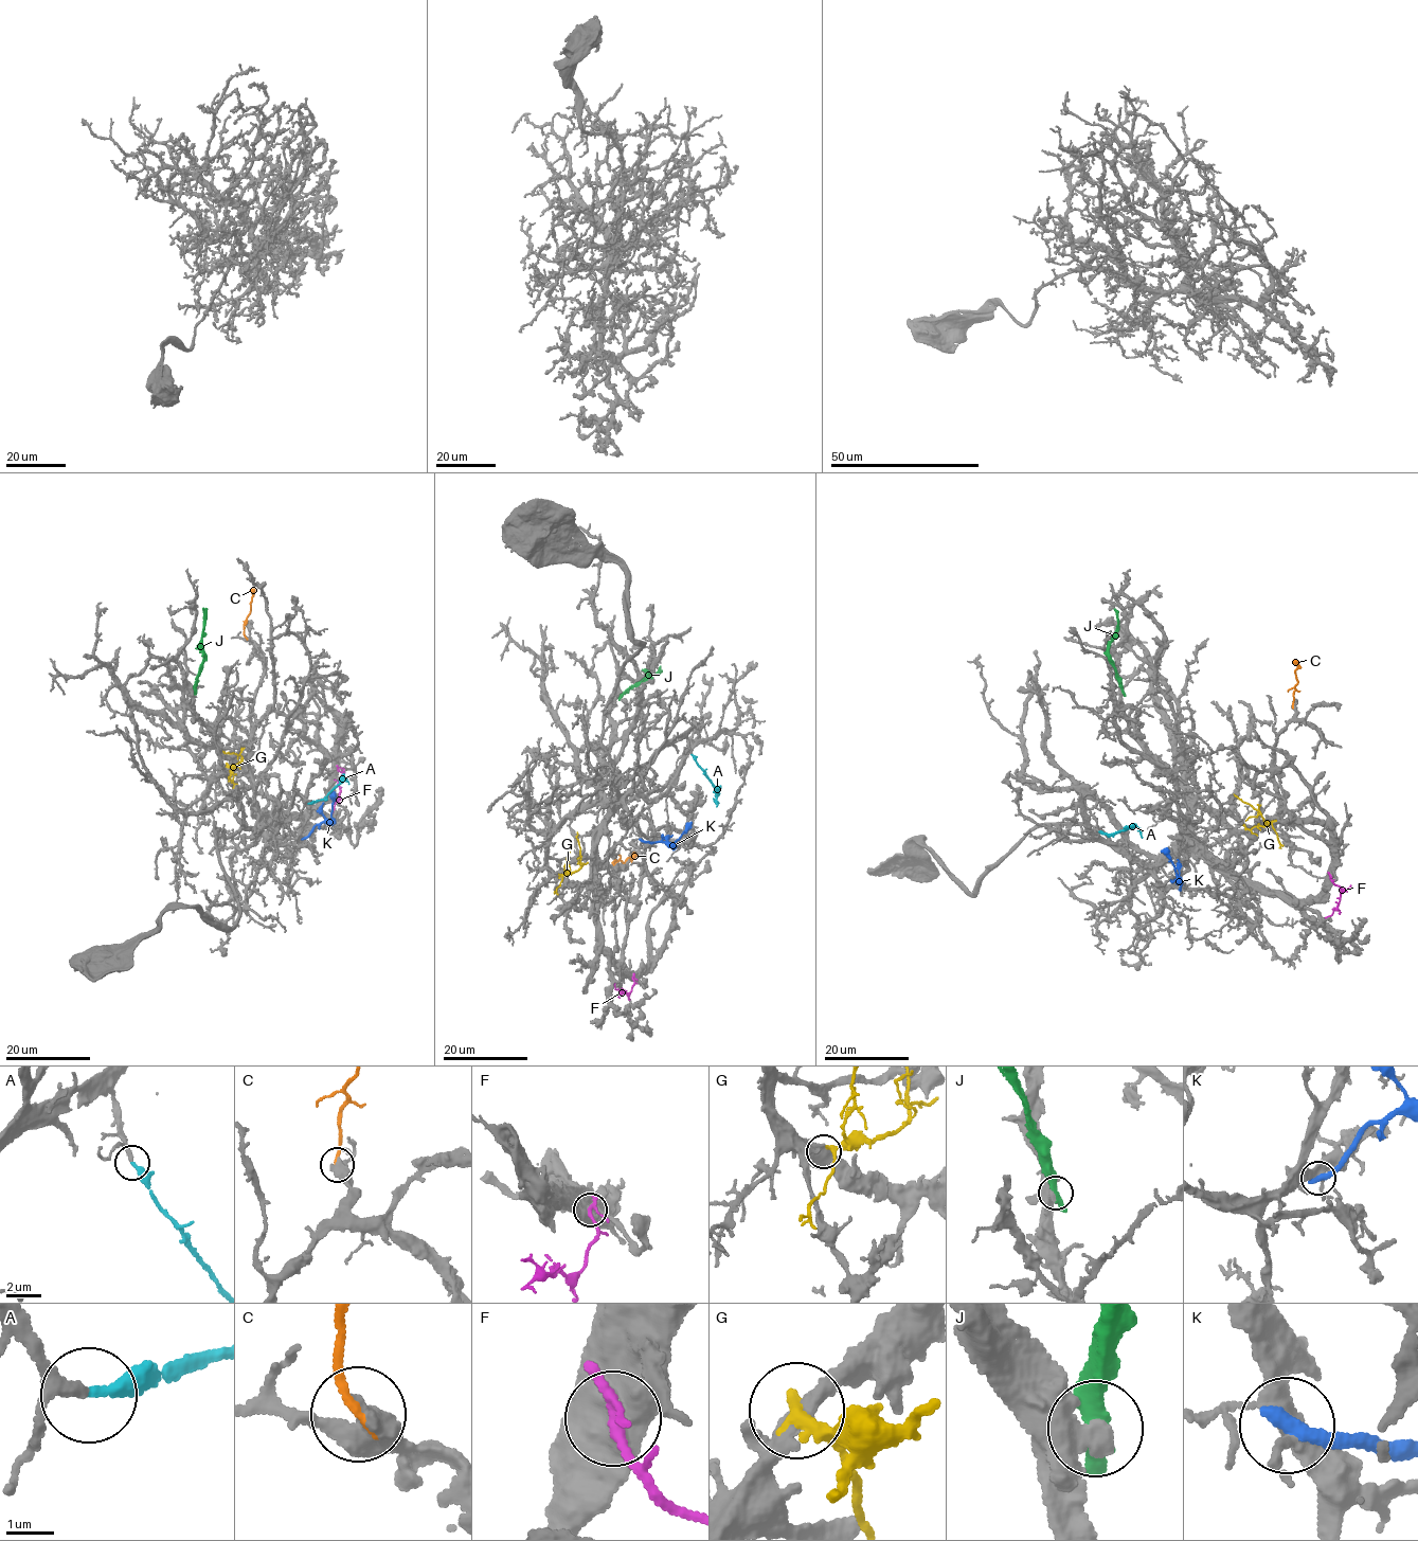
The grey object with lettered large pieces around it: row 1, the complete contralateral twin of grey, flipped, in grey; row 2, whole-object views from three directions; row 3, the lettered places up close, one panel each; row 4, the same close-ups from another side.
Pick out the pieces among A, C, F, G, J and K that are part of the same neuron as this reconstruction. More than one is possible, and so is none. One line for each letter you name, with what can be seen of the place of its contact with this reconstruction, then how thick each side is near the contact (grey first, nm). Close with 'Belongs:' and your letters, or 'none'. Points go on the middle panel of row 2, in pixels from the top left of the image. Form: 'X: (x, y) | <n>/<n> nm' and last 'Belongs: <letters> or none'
A: (692, 754) | 190/280 nm
Belongs: A

